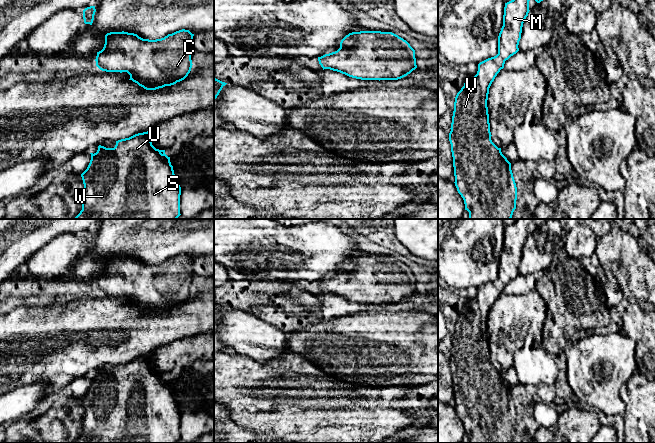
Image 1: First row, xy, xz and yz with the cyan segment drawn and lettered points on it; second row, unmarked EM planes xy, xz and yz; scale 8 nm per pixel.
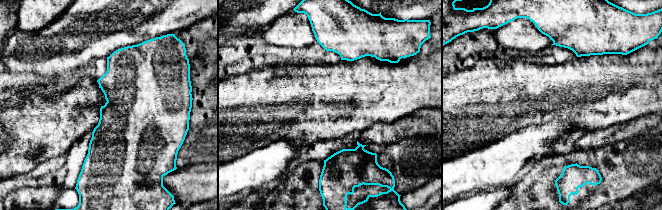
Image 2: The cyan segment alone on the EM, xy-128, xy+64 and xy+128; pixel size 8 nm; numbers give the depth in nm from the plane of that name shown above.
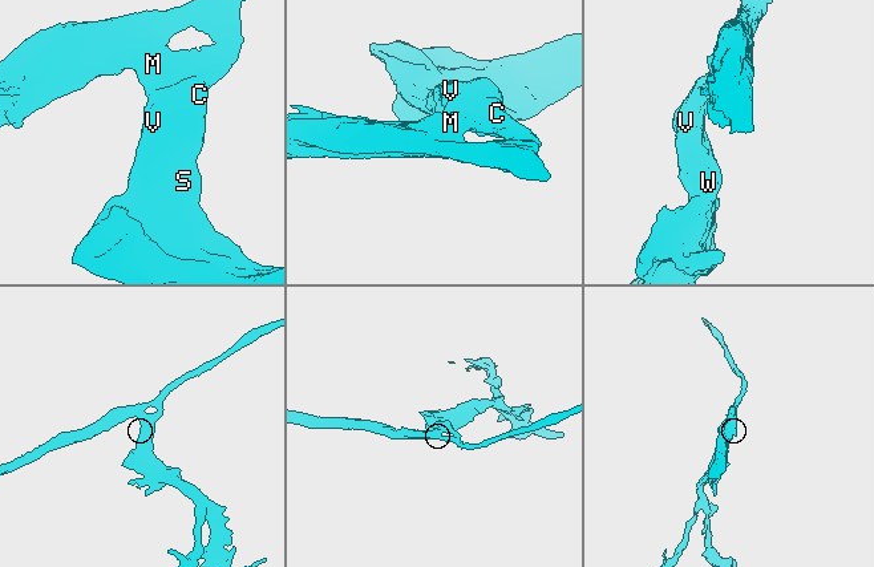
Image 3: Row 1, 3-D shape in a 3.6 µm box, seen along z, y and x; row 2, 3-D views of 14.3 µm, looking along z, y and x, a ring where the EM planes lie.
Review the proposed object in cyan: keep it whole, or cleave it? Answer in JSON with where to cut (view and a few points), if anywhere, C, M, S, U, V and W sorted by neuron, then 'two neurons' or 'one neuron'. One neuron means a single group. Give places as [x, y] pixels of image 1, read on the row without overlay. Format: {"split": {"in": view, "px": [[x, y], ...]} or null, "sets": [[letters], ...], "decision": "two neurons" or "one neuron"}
{"split": null, "sets": [["C", "M", "S", "U", "V", "W"]], "decision": "one neuron"}

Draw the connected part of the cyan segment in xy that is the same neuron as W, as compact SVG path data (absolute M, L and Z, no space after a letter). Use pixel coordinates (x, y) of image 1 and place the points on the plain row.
M153 352L147 356L135 358L129 362L116 365L114 372L106 372L99 369L96 377L91 378L91 384L87 393L81 398L84 412L82 417L82 434L75 443L177 443L180 438L181 411L175 401L170 381L165 378L165 374L156 373L151 366Z

